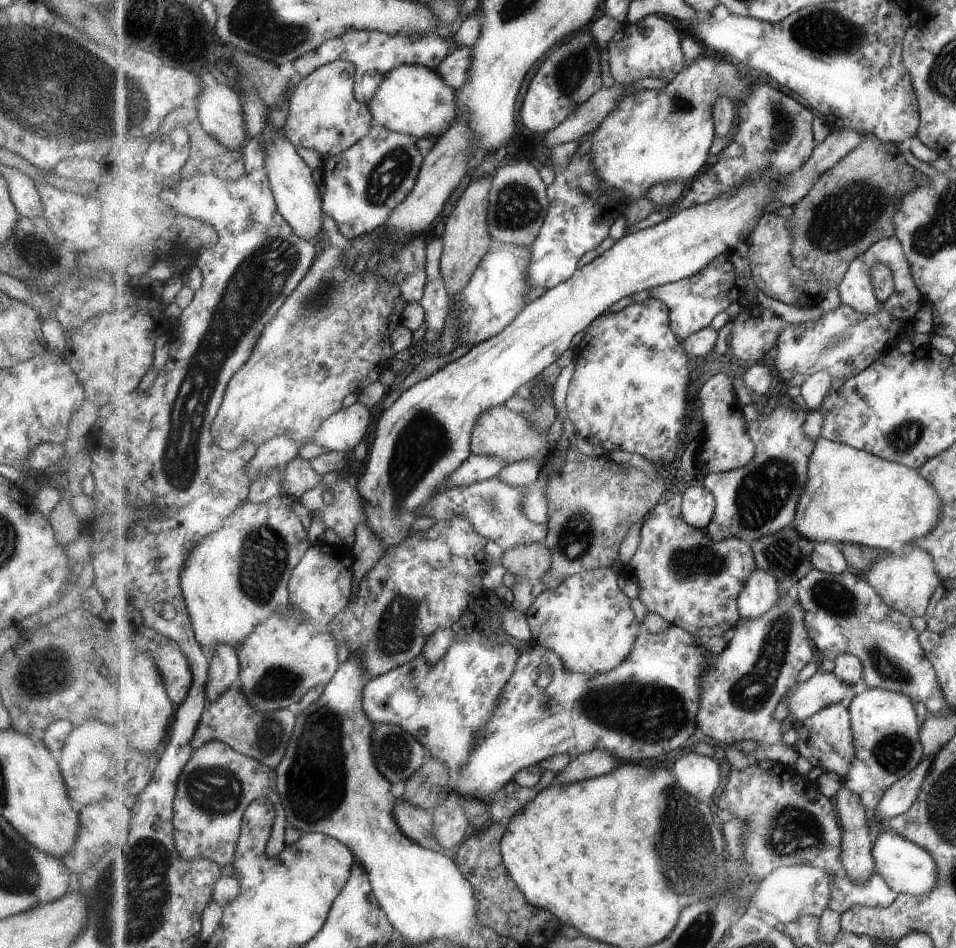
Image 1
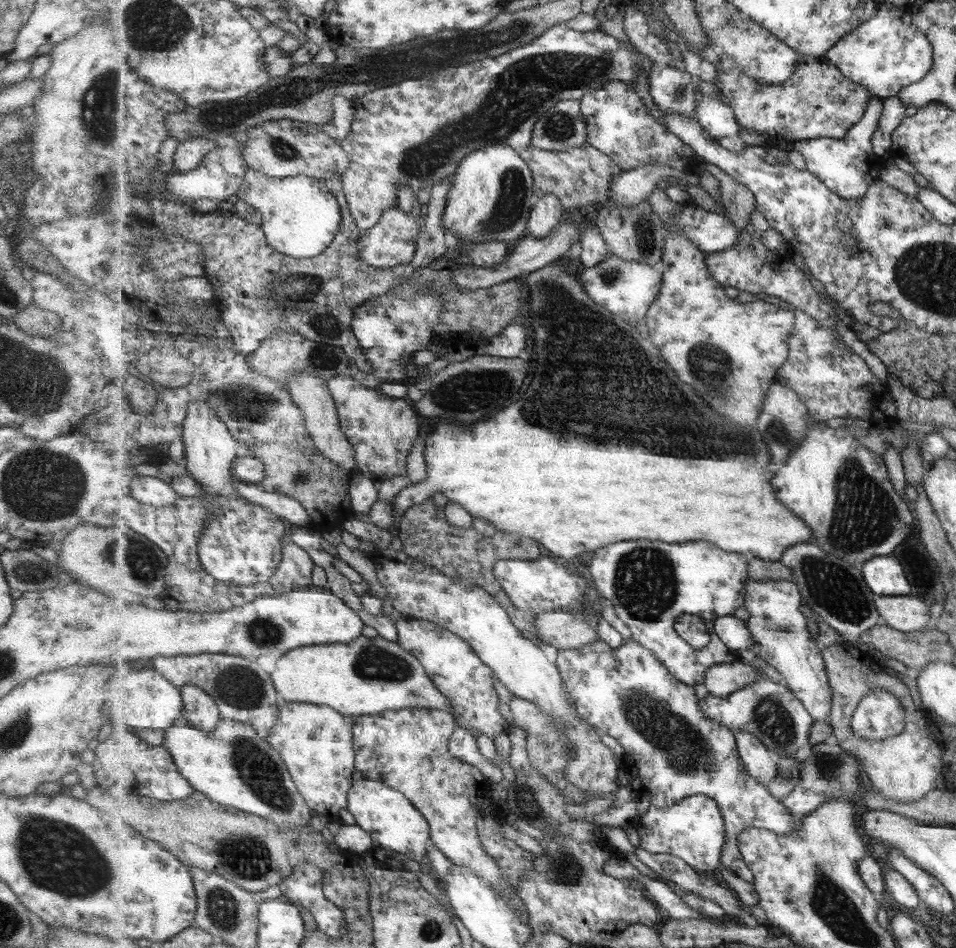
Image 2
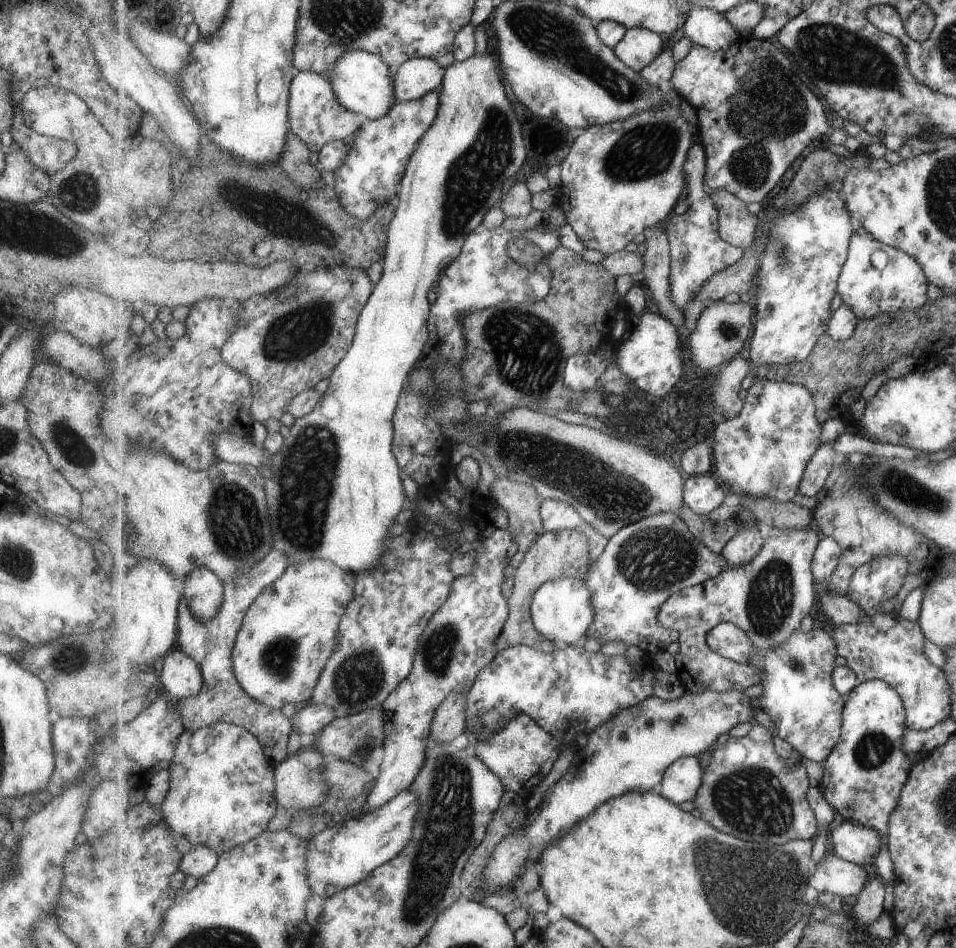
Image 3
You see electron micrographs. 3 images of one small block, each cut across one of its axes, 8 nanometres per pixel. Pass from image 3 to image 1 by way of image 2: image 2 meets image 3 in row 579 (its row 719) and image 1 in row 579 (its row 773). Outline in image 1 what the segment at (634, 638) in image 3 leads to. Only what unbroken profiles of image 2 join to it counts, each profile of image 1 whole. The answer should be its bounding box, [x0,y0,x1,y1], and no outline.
[620,492,758,639]

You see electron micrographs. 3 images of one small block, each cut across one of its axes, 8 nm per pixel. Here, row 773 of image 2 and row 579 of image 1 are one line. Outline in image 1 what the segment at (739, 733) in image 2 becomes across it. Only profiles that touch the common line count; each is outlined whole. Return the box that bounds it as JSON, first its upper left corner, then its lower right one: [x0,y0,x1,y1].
[738,569,780,618]

